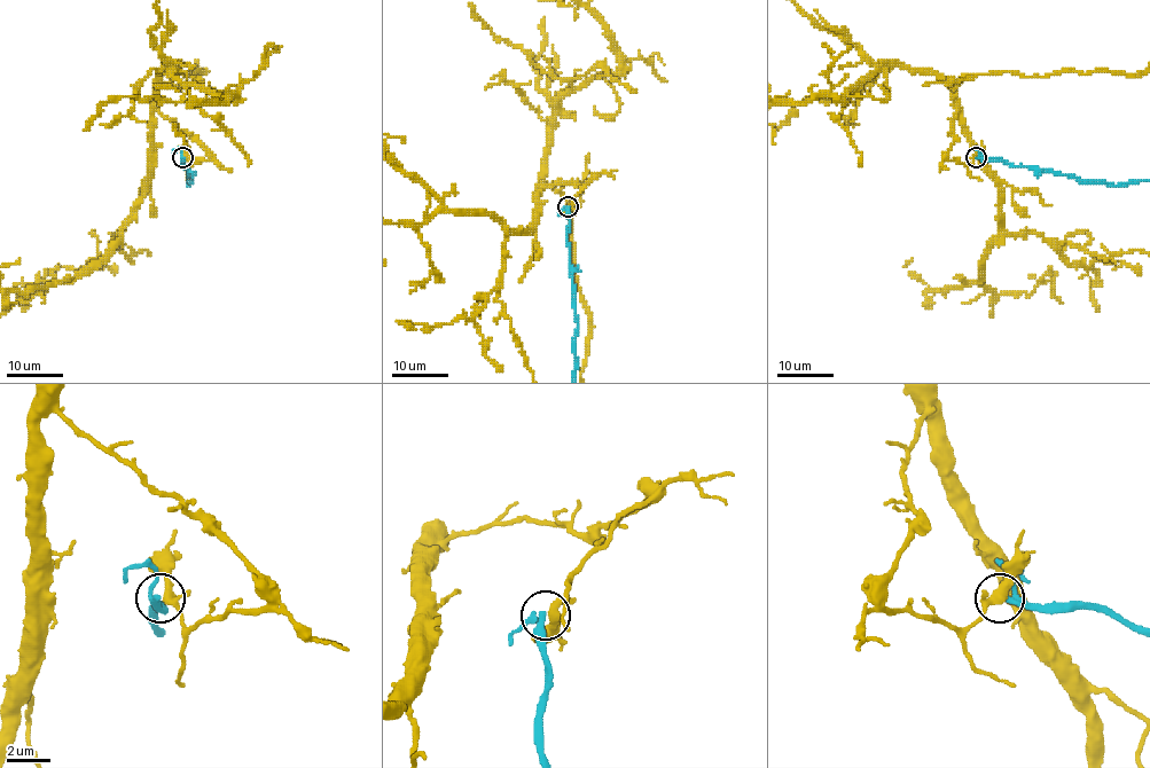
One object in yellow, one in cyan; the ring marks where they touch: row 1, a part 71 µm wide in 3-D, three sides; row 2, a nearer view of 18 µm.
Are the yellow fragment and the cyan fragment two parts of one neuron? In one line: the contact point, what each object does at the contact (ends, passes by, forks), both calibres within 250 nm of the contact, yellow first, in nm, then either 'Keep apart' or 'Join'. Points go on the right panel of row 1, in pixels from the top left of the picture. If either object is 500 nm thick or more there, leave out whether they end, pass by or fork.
Place: (976, 157). At the ring yellow forks. At the ring cyan passes by. Thickness 320 nm (yellow) against 200 nm. Keep apart

